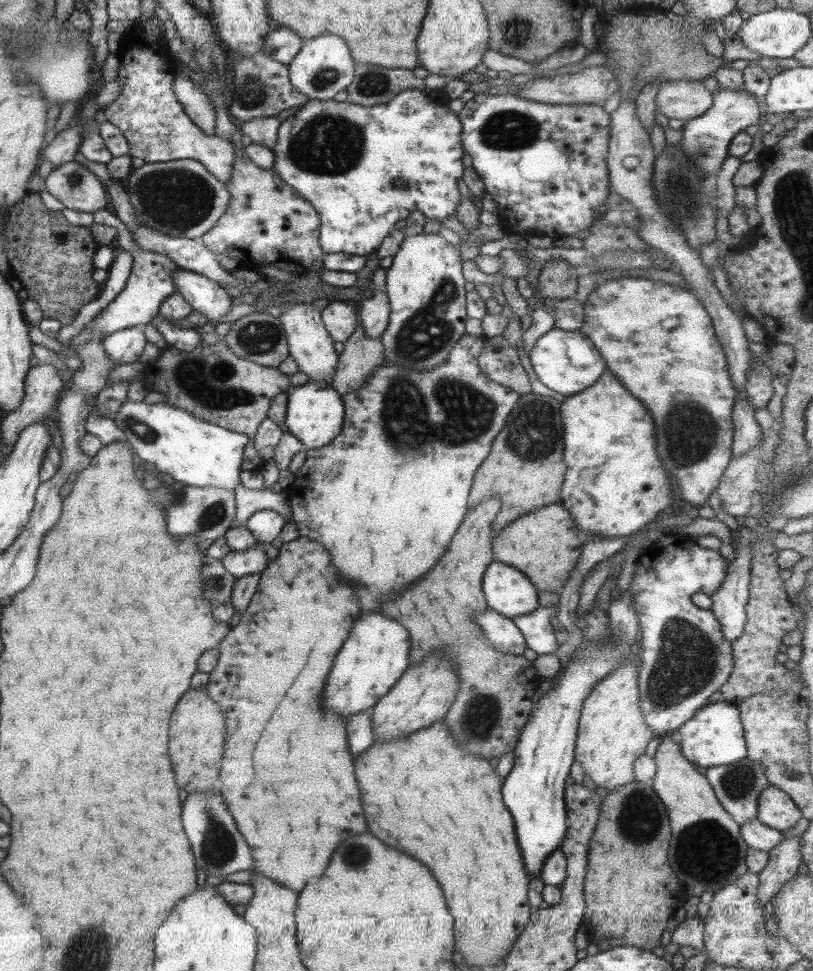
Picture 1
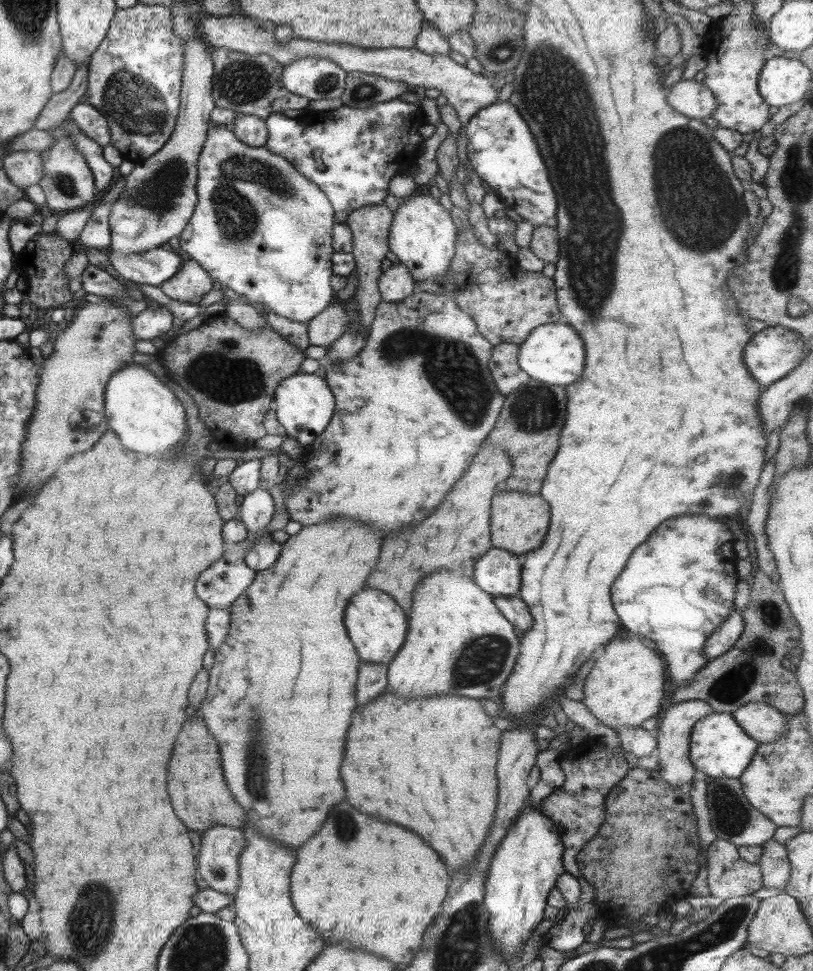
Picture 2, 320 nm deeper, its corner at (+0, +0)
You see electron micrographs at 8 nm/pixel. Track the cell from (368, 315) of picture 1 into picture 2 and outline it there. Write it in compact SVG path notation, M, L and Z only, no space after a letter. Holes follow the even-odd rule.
M397 262L379 275L378 291L383 301L399 302L406 296L418 292L418 289L407 268L401 262Z

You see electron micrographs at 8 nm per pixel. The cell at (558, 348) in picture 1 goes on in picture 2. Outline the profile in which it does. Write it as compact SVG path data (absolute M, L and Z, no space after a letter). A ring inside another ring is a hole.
M547 323L541 326L536 326L524 339L518 344L517 364L519 368L529 374L533 380L541 380L543 384L566 387L568 384L575 382L576 378L582 373L584 365L584 348L583 341L579 335L567 323L559 324Z

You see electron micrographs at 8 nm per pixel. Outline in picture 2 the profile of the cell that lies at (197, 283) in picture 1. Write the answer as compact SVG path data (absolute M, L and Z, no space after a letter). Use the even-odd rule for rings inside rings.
M155 247L139 254L122 255L107 248L109 264L119 276L136 284L160 286L179 270L181 258L168 247Z

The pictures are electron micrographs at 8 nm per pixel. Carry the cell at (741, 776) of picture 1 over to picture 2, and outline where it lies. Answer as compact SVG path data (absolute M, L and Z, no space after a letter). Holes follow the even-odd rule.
M717 778L706 788L706 806L710 815L710 826L717 839L721 839L737 846L760 846L773 836L776 824L755 810L741 790L737 778Z

